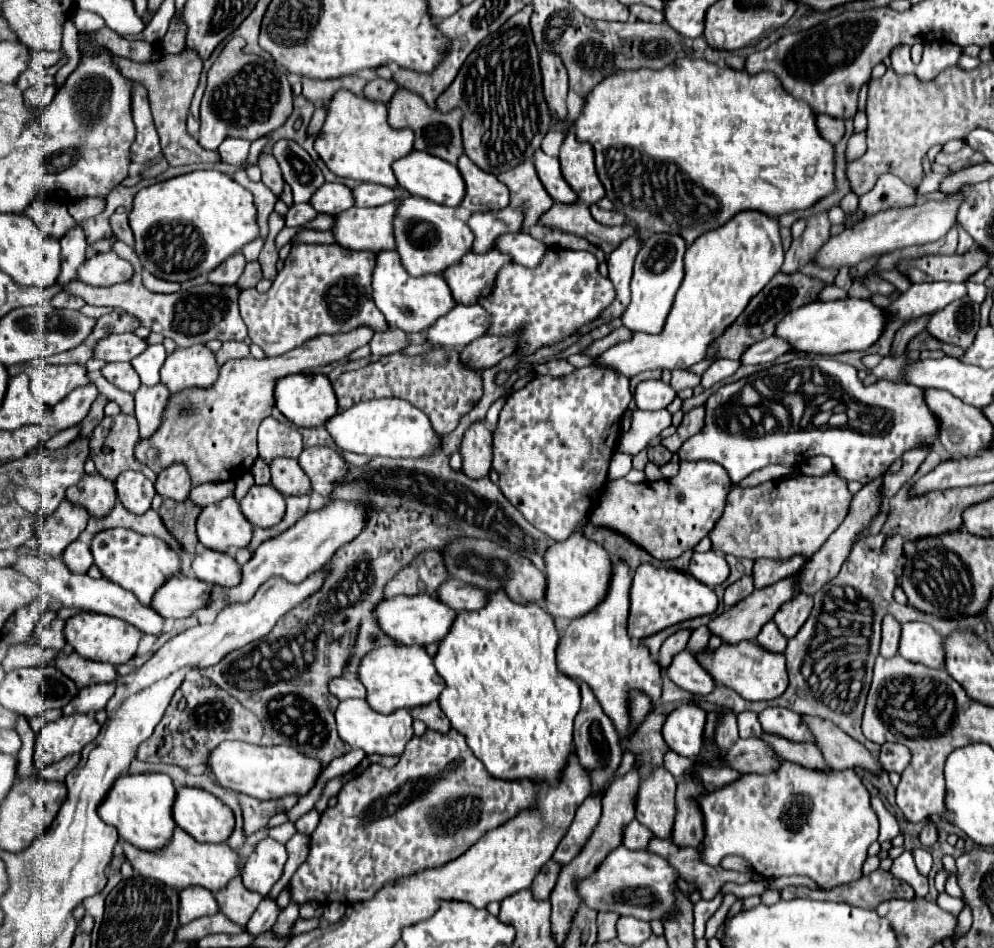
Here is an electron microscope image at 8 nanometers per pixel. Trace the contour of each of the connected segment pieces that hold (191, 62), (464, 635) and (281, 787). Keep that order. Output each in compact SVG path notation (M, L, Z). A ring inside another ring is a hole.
M182 52L182 54L162 54L162 60L154 62L132 62L128 58L116 58L118 70L126 74L128 78L144 84L150 96L150 106L152 106L152 116L156 130L160 134L160 144L162 152L168 160L170 166L180 166L180 164L216 164L220 162L218 150L206 150L202 148L194 136L188 134L186 119L193 94L200 80L202 72L202 62L194 52ZM158 72L168 72L166 80L158 80Z
M500 588L490 592L484 608L458 612L450 632L438 642L434 664L446 682L446 688L438 698L440 708L448 716L452 728L468 736L466 742L470 750L496 778L546 778L546 782L556 784L560 770L572 752L572 724L580 710L580 688L576 680L564 676L556 668L554 652L558 638L560 634L554 626L554 618L544 608L538 604L514 602Z
M222 742L218 744L208 760L206 766L216 782L238 794L248 794L258 800L276 800L288 794L304 796L312 786L320 772L318 760L310 760L308 756L300 756L290 746L256 746L248 742Z

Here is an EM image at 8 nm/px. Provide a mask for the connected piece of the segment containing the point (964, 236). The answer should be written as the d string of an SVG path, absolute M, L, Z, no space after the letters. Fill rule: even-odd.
M958 221L955 222L955 227L959 233L959 243L957 246L957 254L964 254L964 252L968 252L970 248L974 247L974 241L971 236L961 227Z

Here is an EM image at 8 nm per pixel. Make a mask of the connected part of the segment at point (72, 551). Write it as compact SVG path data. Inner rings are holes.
M74 540L74 544L70 544L64 550L62 560L74 572L86 572L90 568L90 564L94 562L92 560L92 554L90 554L90 546L84 544L84 542L80 542L80 540Z

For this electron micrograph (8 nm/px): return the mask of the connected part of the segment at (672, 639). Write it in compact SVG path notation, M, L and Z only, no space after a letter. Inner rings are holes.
M682 628L682 630L678 630L678 632L674 632L672 636L666 638L666 642L660 648L660 666L662 668L666 668L666 664L670 664L670 658L674 654L686 650L688 640L690 640L690 634L692 634L690 628Z

